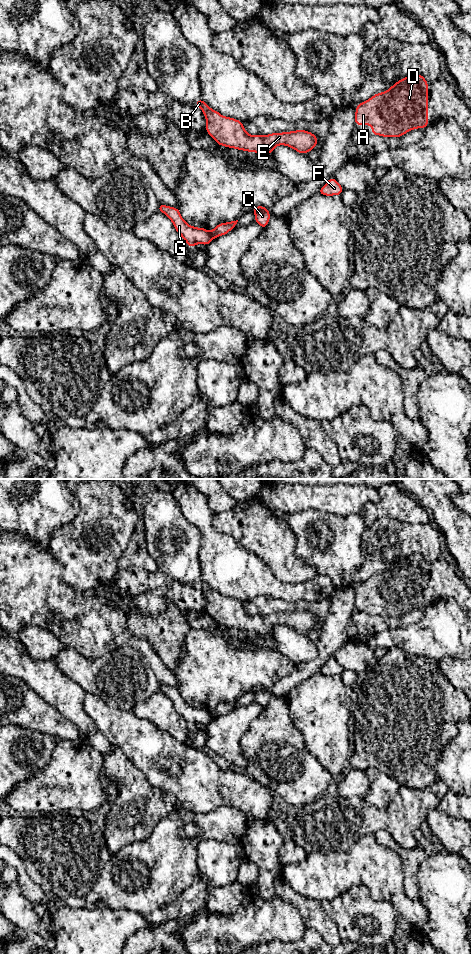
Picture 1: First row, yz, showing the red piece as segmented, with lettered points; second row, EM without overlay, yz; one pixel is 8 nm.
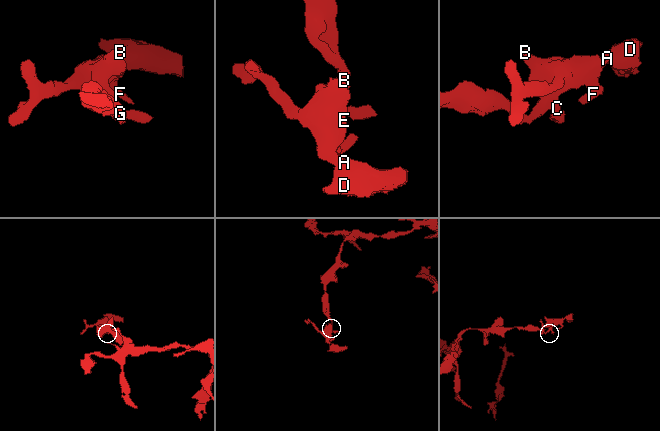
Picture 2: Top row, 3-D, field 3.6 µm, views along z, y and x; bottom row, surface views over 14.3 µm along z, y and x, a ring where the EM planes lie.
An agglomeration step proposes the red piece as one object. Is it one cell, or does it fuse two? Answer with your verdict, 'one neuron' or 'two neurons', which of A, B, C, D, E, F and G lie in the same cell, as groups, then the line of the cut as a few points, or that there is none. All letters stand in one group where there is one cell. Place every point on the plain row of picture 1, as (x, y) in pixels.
two neurons; A B C D E F / G; cut in yz along (209, 712), (214, 717)

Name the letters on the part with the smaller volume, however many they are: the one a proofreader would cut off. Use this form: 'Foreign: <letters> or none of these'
Foreign: A, B, C, D, E, F

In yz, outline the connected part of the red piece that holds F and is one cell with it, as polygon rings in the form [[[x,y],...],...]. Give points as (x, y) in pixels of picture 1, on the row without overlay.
[[[330,658],[327,663],[318,671],[319,674],[326,676],[341,675],[343,672],[342,666],[335,658]]]

